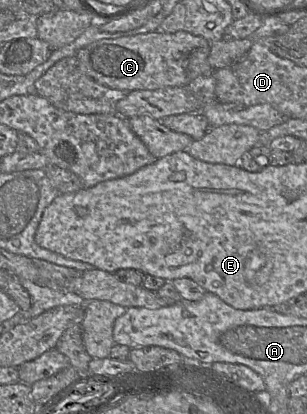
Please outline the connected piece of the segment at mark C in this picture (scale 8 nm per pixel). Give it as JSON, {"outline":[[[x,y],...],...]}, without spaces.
{"outline":[[[149,32],[95,41],[80,49],[75,57],[97,83],[125,92],[187,87],[198,76],[213,75],[209,64],[210,45],[189,32]]]}

